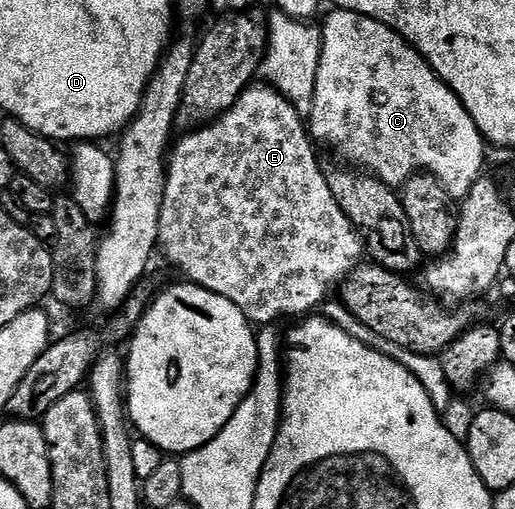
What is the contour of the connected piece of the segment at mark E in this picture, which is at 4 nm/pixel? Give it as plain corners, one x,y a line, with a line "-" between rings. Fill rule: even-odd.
258,84
250,85
249,89
244,90
244,92
239,96
239,100
235,100
235,104
231,107
231,109
226,110
220,118
214,118
212,122
200,128
190,129
188,133
186,133
189,135
187,135
186,138
179,139
178,142
176,139
175,145
172,147
171,153
167,158
165,195
161,201
161,211
159,212
159,232
157,233
157,245
159,247
160,253
165,253
166,256
169,257
170,260
173,261
174,264
177,265
178,268
181,269
187,277
189,277
186,279
188,279
192,285
202,286
211,292
215,292
219,296
223,296
227,300
231,300
231,304
235,304
235,308
239,308
241,311
243,311
245,317
249,319
250,323
258,324
257,322
265,322
261,324
273,324
273,321
275,321
276,318
285,318
288,316
288,314
301,314
297,316
305,316
310,312
316,311
313,309
315,309
316,306
319,305
320,302
328,296
329,289
331,289
333,285
334,289
334,287
336,287
338,283
340,283
346,277
346,275
348,275
350,271
353,270
354,266
358,265
358,263
362,261
363,243
361,241
360,234
357,233
357,230
351,224
351,220
347,220
347,216
339,208
339,204
335,200
335,196
331,196
331,188
325,179
326,171
324,169
321,170
320,164
317,163
317,154
315,151
313,151
313,149
315,149
314,143
311,141
311,135
307,129
306,123
303,121
302,115
300,118
300,116
297,115
296,108
293,107
296,105
294,105
290,99
286,98
284,94
280,94
280,92
274,90
272,86
268,84
260,84
261,86
257,85

